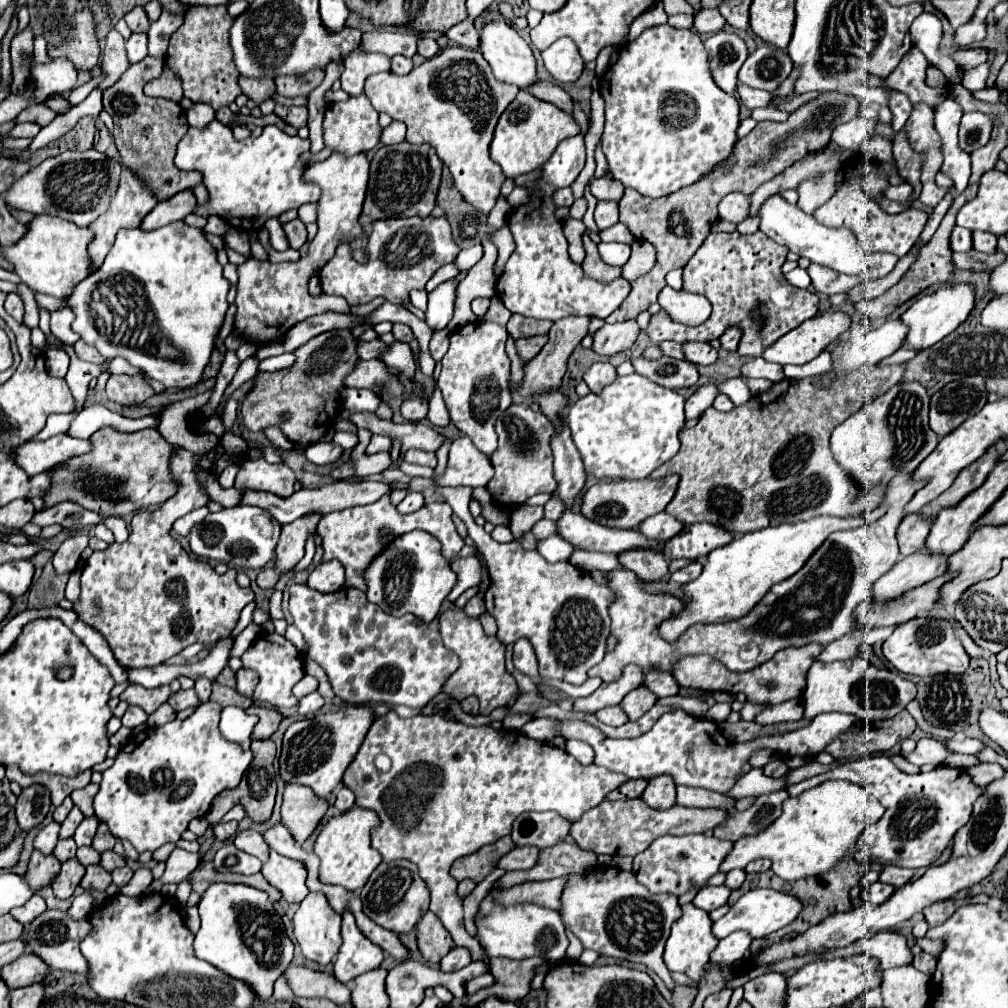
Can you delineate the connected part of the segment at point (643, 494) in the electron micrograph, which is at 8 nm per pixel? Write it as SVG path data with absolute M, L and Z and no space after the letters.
M670 475L664 479L642 479L642 481L610 481L592 485L580 499L580 513L586 519L592 519L606 527L616 529L636 529L640 521L650 515L656 515L666 509L672 501L678 487L678 475Z

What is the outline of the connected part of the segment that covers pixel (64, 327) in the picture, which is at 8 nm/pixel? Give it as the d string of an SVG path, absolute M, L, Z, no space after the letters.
M62 307L50 313L50 329L66 345L74 345L80 339L80 335L76 335L70 329L70 325L72 325L72 311L68 307Z

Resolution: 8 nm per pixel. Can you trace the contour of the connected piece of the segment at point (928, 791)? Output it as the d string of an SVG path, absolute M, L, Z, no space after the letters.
M870 755L856 761L846 761L834 771L788 785L786 791L790 795L798 795L828 779L844 779L850 783L858 783L886 807L882 819L868 827L860 837L856 861L864 861L866 865L874 861L882 865L900 865L912 869L932 865L950 845L954 833L968 823L974 801L984 793L984 787L976 785L964 769L938 765L928 773L908 775L902 773L886 755Z

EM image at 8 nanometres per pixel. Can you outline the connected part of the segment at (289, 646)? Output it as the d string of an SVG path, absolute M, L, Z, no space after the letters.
M278 633L272 635L258 635L254 639L254 643L244 651L242 659L242 667L244 669L252 669L258 673L260 681L254 689L254 699L256 701L266 701L270 705L276 707L294 707L298 705L298 699L292 693L292 687L306 675L304 673L304 655L294 647L294 643L290 643L288 639L284 639Z

